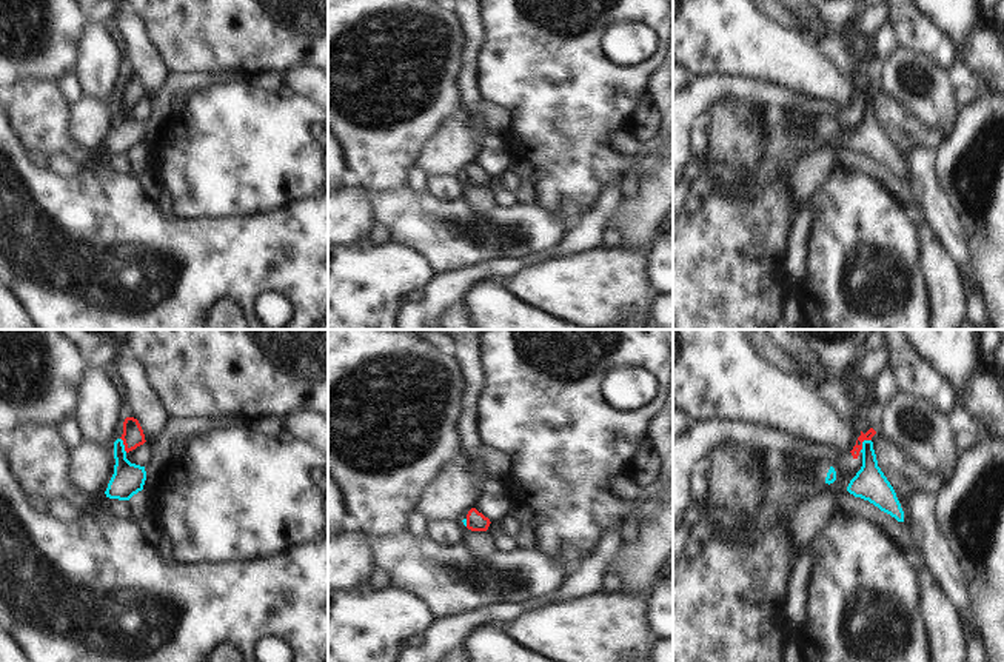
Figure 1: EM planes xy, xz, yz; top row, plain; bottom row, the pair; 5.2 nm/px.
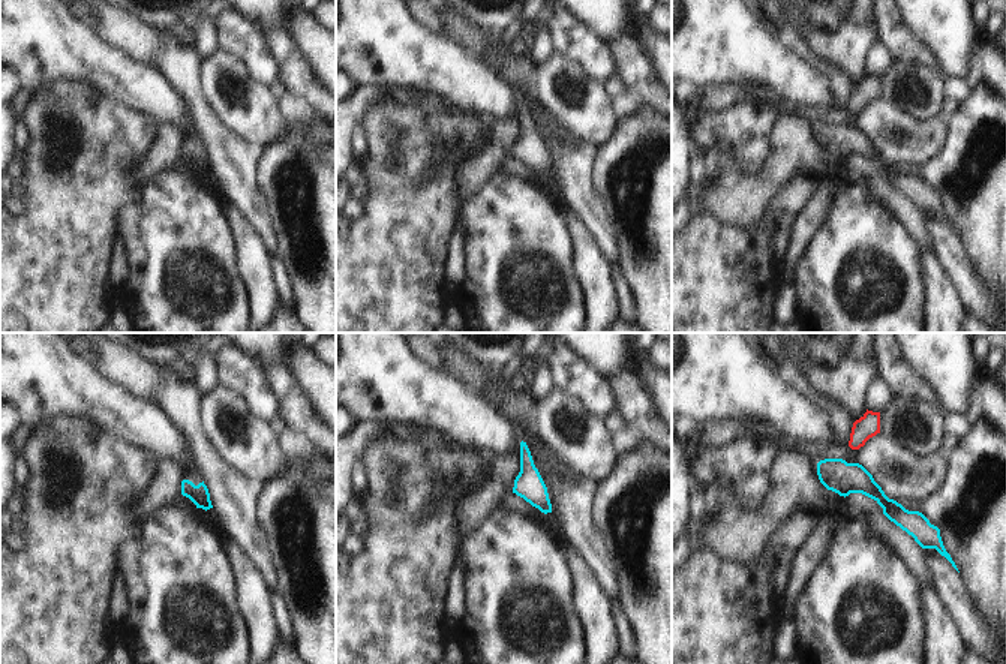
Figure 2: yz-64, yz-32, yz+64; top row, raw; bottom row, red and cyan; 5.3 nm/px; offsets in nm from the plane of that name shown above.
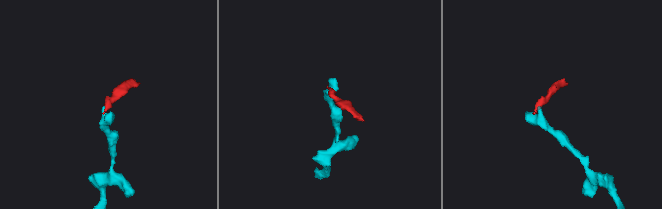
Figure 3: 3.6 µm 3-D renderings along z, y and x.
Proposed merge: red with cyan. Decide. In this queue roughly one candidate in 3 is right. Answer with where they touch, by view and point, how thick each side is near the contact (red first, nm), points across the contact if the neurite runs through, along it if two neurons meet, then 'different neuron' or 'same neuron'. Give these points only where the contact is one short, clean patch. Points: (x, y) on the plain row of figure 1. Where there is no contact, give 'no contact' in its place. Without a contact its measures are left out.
meets red in yz at (863, 96); 50 nm thick on the red side, 170 nm on the other; border along yz (870, 94), (866, 94), (860, 105); different neuron

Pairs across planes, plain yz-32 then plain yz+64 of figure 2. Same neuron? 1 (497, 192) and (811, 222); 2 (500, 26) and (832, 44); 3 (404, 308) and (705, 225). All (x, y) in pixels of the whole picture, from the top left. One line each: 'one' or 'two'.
1: two
2: two
3: one

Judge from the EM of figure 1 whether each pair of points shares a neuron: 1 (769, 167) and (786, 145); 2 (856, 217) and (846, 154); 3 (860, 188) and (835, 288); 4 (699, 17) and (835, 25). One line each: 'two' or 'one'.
1: one
2: two
3: one
4: two

